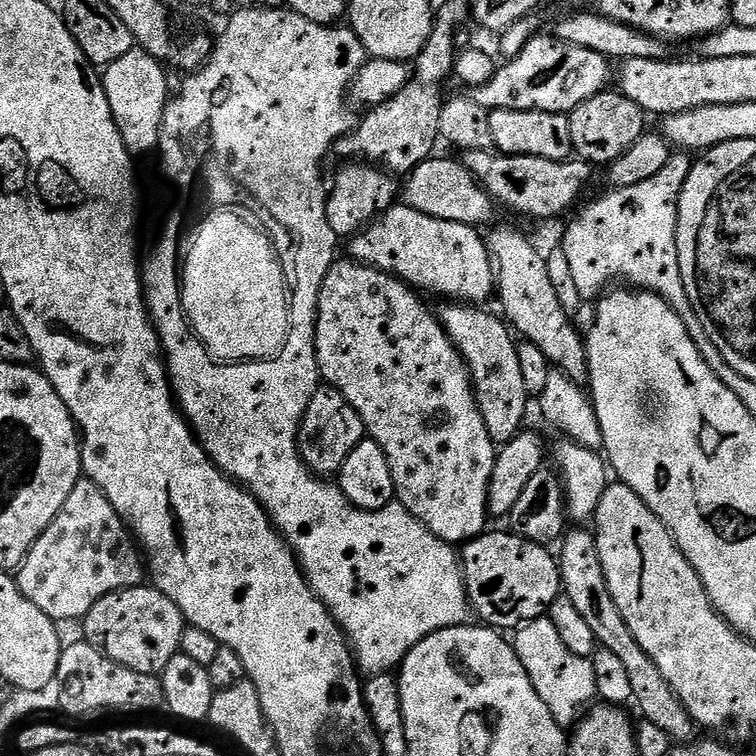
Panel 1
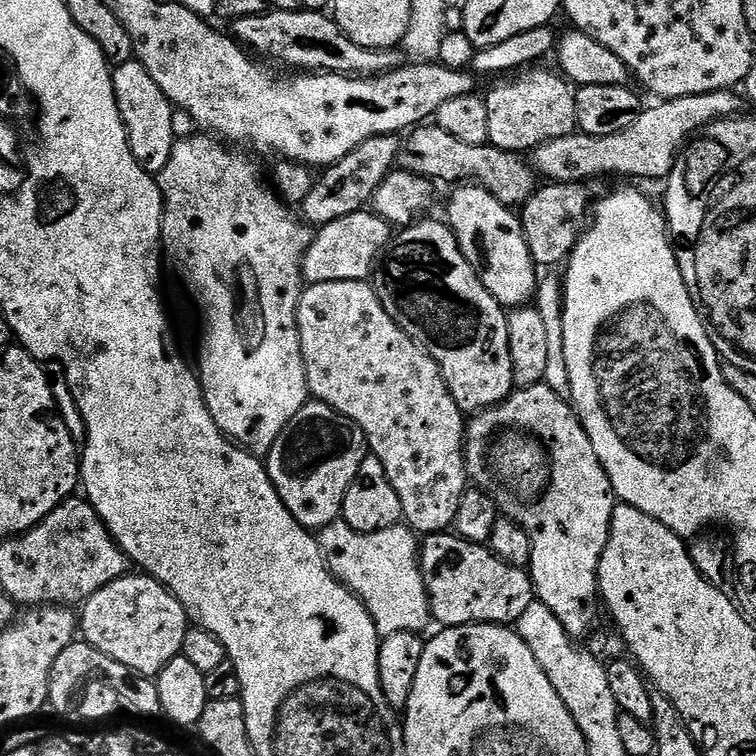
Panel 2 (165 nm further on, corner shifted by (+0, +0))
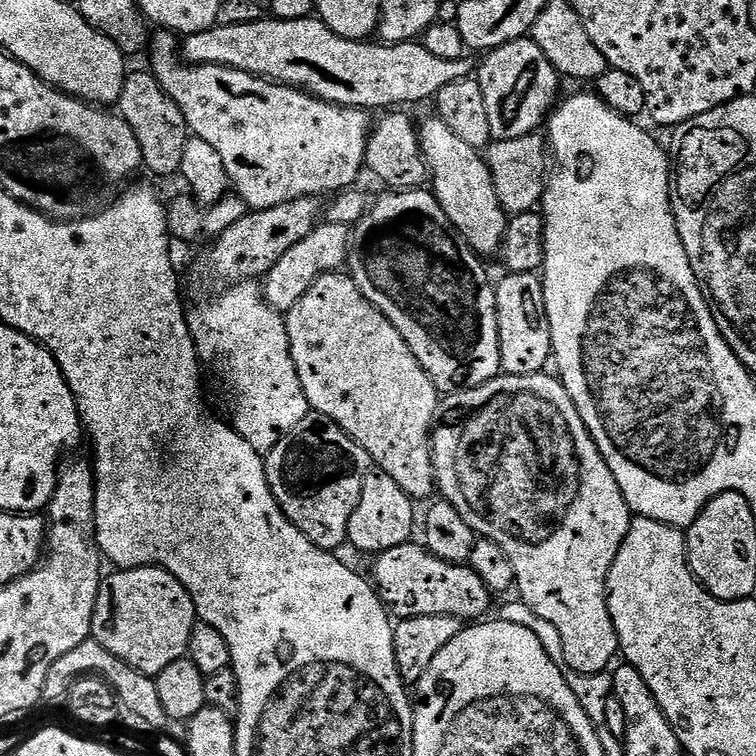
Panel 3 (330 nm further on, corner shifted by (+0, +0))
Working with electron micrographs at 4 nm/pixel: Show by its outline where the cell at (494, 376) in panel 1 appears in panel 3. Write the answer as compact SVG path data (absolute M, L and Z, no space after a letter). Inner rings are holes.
M424 188L384 190L368 205L368 213L351 229L347 271L362 294L402 334L406 346L430 374L441 394L482 386L501 375L498 310L493 281L488 281L485 261L477 256L446 218L435 195Z

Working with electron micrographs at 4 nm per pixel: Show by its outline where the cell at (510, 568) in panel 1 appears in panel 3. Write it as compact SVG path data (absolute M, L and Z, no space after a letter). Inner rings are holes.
M409 542L394 546L394 550L386 550L375 557L376 565L372 568L371 583L384 607L397 621L415 616L429 616L430 614L446 614L457 616L462 622L476 622L487 617L488 599L490 593L488 588L478 578L478 574L468 564L451 564L442 558L438 558L433 552L429 552L420 542Z

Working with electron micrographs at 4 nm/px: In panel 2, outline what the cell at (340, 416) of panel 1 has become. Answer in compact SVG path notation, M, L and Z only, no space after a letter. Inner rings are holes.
M313 399L302 406L288 425L278 434L274 446L268 451L266 467L268 476L274 482L286 510L294 514L296 521L309 530L319 530L328 524L335 524L341 519L342 502L346 502L346 490L350 490L350 482L358 474L358 466L362 466L364 457L369 455L364 442L362 430L350 418L338 414L321 400Z

